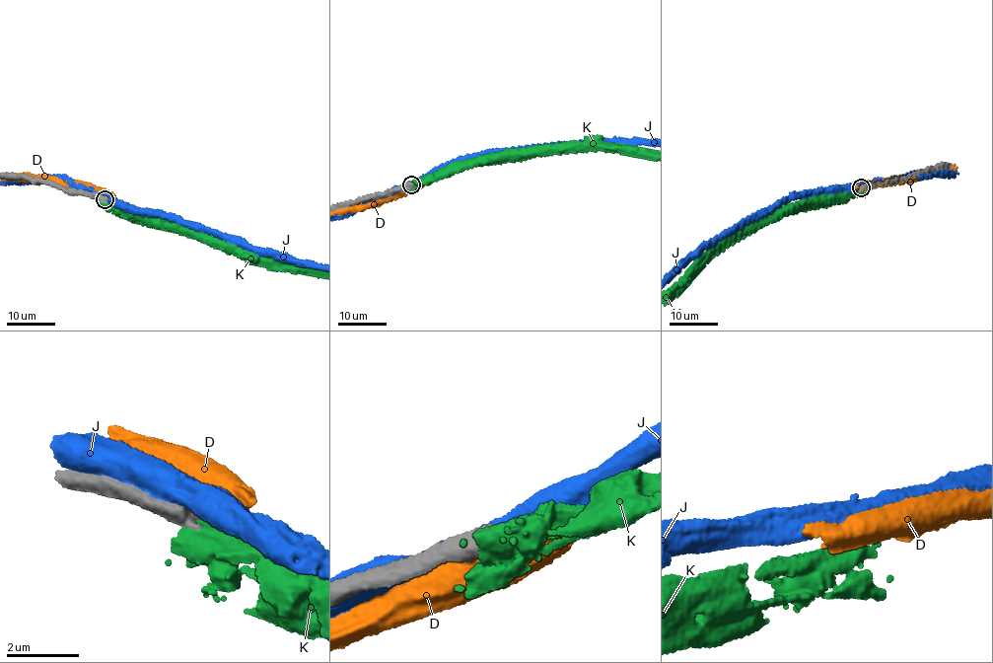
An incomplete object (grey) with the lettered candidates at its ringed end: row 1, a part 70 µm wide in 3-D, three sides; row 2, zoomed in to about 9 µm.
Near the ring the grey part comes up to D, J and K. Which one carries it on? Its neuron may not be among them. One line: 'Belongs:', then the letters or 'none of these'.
Belongs: none of these

